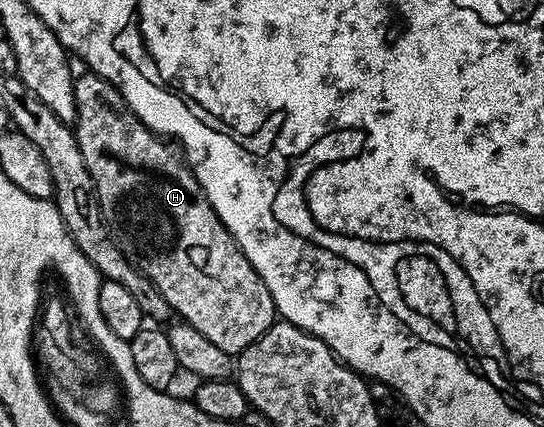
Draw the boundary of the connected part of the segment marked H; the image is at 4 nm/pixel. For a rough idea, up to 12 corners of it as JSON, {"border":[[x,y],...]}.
{"border":[[100,75],[72,129],[102,221],[237,356],[272,296],[185,157]]}

